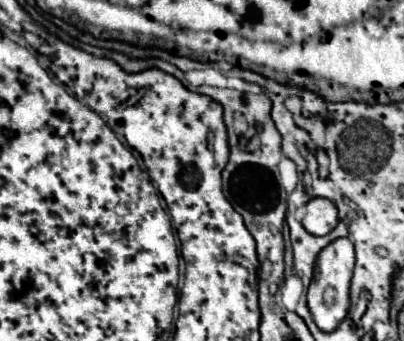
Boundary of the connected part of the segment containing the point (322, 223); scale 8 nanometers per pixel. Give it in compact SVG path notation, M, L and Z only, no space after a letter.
M312 198L306 204L306 216L302 226L316 236L328 234L338 224L338 208L328 198Z

